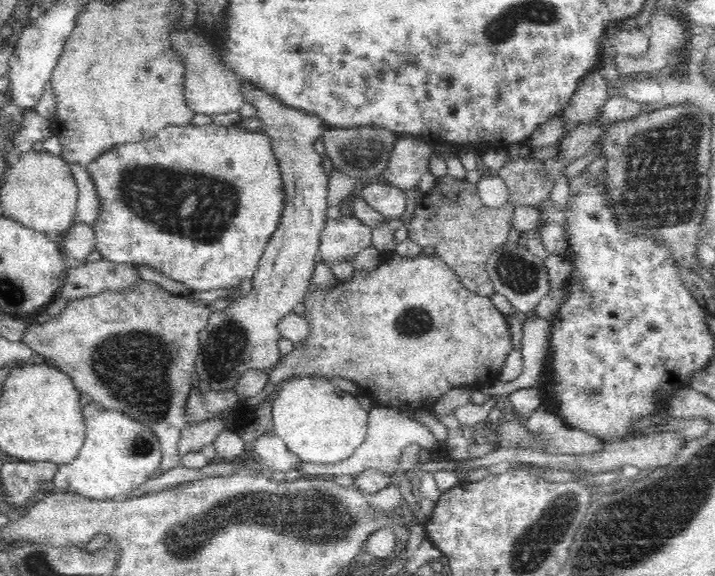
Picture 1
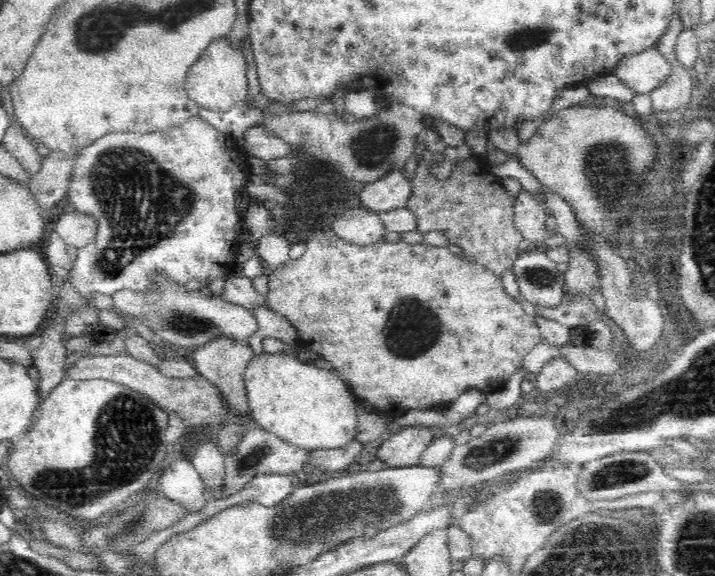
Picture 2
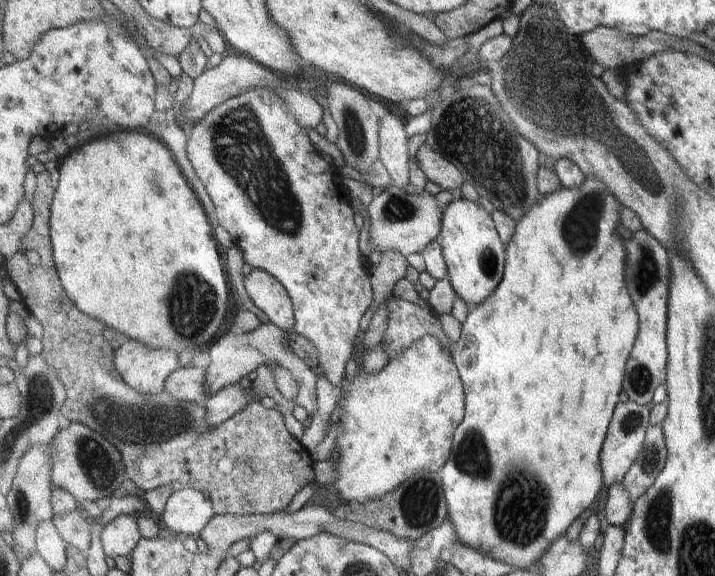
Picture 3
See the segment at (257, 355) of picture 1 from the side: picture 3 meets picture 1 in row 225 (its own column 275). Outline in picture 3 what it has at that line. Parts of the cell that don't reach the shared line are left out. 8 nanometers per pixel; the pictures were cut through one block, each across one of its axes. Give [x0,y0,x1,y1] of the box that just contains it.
[245,269,294,333]

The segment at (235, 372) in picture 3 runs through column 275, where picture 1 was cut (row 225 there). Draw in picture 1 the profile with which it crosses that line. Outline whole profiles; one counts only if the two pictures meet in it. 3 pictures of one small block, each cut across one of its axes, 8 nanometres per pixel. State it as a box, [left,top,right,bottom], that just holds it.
[318,215,372,265]

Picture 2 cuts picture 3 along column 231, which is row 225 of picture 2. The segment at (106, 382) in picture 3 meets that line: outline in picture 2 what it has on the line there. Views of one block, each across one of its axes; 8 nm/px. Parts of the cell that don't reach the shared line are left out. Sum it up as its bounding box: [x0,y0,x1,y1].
[407,150,523,277]

